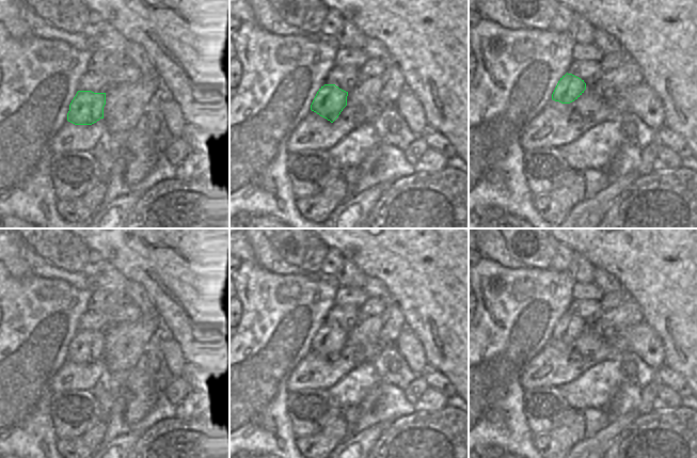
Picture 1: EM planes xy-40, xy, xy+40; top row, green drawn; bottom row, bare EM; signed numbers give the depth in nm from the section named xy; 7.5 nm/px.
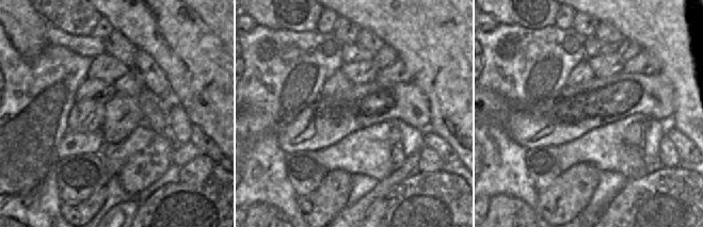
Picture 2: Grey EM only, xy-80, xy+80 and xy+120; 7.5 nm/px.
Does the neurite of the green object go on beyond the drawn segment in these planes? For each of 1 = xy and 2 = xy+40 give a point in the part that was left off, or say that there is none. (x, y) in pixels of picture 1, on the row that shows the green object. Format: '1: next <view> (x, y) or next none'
1: next none
2: next none

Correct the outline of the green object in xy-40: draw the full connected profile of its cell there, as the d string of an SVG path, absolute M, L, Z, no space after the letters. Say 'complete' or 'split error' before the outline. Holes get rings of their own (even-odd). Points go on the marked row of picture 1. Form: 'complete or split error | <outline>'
complete | M78 91L69 105L67 121L75 125L92 125L104 119L106 93Z

